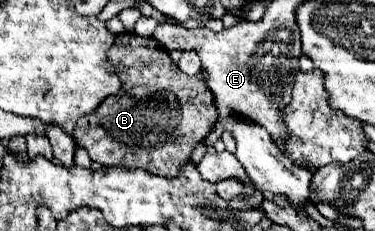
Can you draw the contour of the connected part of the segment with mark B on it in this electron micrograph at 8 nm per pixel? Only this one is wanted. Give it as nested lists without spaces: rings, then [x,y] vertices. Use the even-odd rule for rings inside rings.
[[[125,31],[115,37],[115,43],[107,51],[107,59],[115,65],[115,73],[121,79],[121,91],[113,97],[107,97],[93,113],[81,117],[75,125],[73,139],[79,147],[83,147],[93,161],[101,165],[119,165],[125,169],[145,169],[153,175],[175,177],[185,161],[189,161],[191,151],[199,141],[207,137],[207,133],[217,123],[217,109],[213,109],[213,97],[205,85],[205,77],[185,75],[177,63],[169,57],[153,37],[139,37],[131,31]]]

